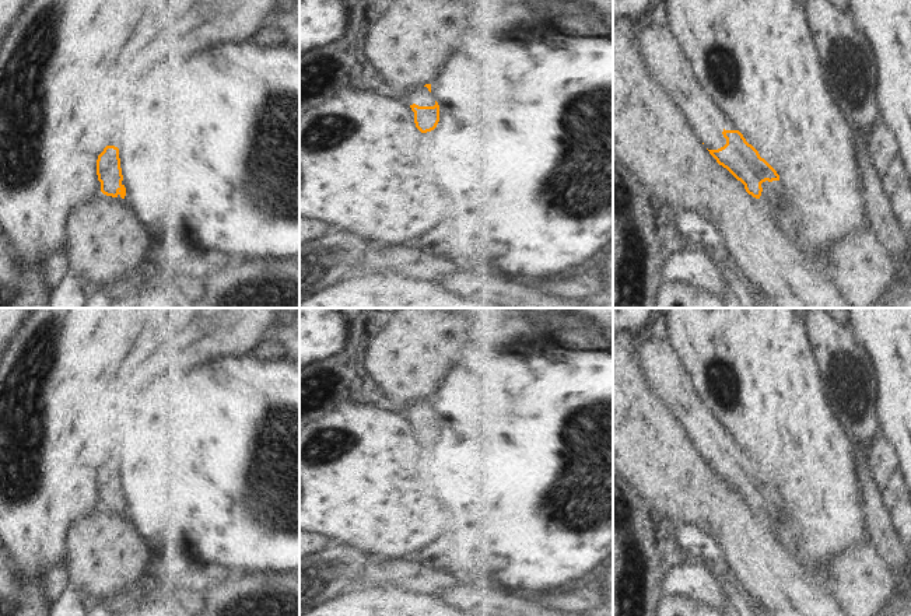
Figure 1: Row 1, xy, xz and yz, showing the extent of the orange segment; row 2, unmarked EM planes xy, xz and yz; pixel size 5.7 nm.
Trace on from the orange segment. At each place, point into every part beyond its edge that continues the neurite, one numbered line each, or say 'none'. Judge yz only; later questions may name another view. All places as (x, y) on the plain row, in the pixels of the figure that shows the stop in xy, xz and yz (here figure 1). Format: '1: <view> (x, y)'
1: yz (703, 430)
2: yz (774, 507)

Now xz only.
1: xz (420, 409)

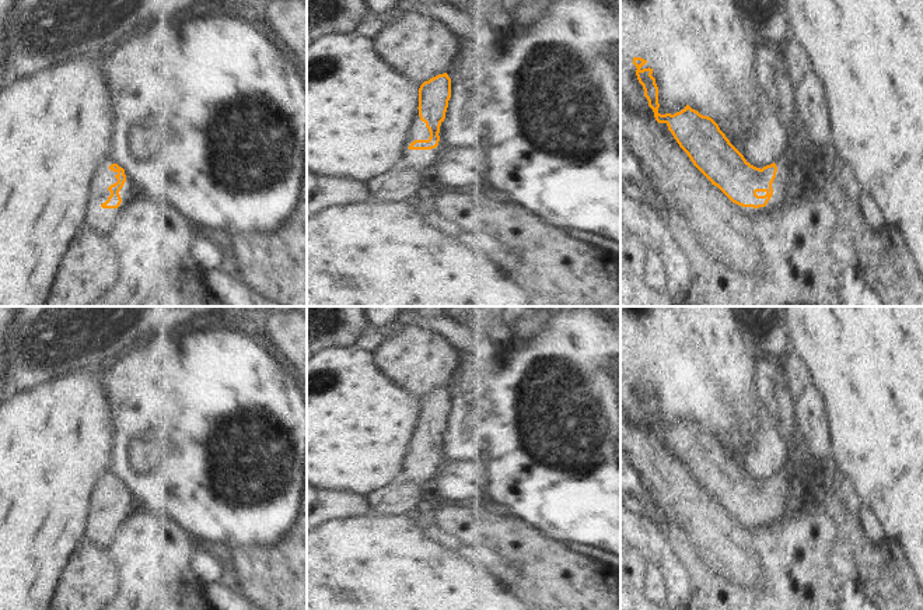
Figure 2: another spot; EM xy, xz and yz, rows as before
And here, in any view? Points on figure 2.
1: xz (423, 474)

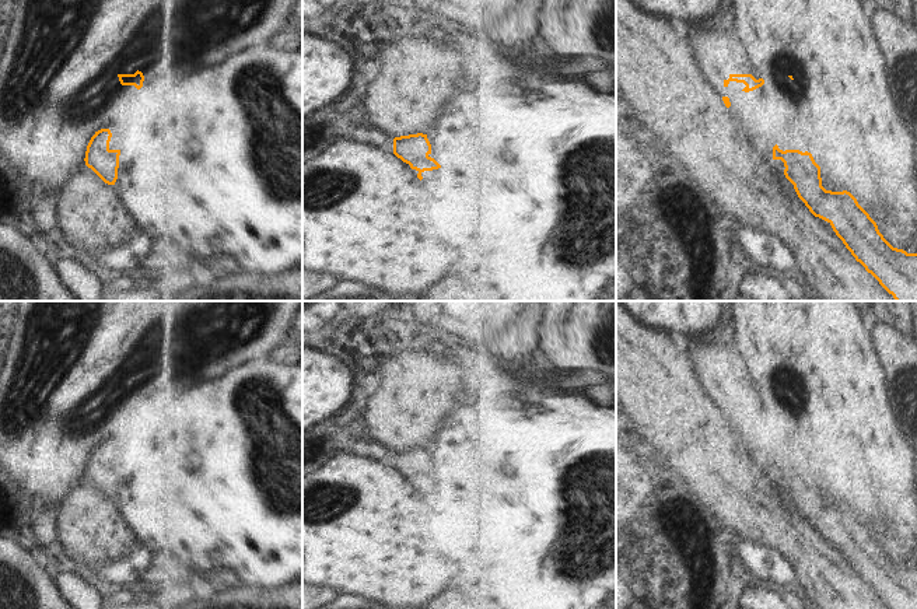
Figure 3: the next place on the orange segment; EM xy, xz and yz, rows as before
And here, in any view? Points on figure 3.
none

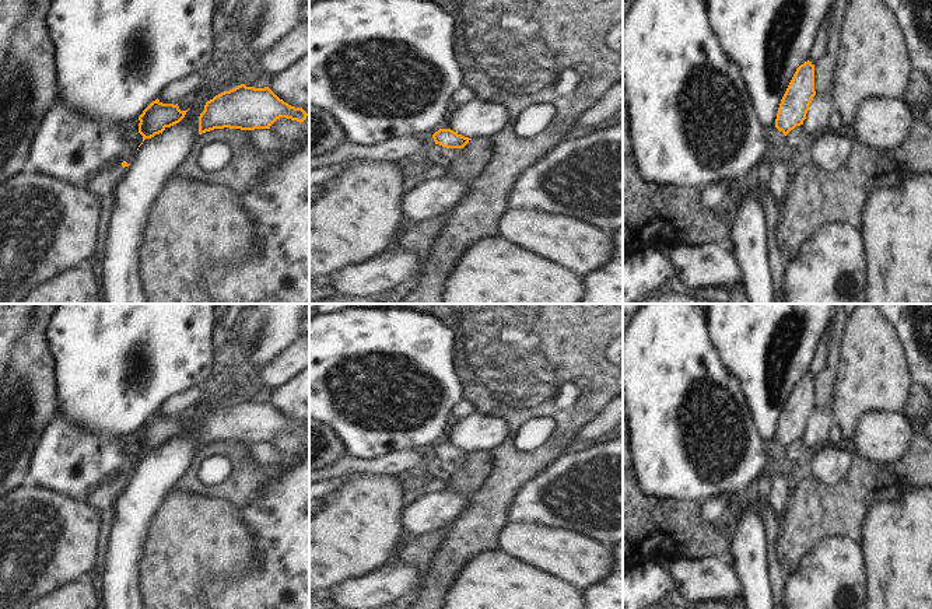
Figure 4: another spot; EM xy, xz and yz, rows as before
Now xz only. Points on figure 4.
none

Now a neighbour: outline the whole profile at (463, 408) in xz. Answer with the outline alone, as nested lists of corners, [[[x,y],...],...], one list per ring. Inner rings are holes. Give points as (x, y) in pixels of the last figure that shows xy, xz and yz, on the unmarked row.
[[[462,399],[458,403],[453,405],[451,412],[458,420],[462,420],[473,413],[476,413],[476,409],[470,400]]]

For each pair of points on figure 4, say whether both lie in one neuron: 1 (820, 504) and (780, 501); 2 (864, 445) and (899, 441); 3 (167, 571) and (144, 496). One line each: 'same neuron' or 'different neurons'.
1: different neurons
2: same neuron
3: different neurons

